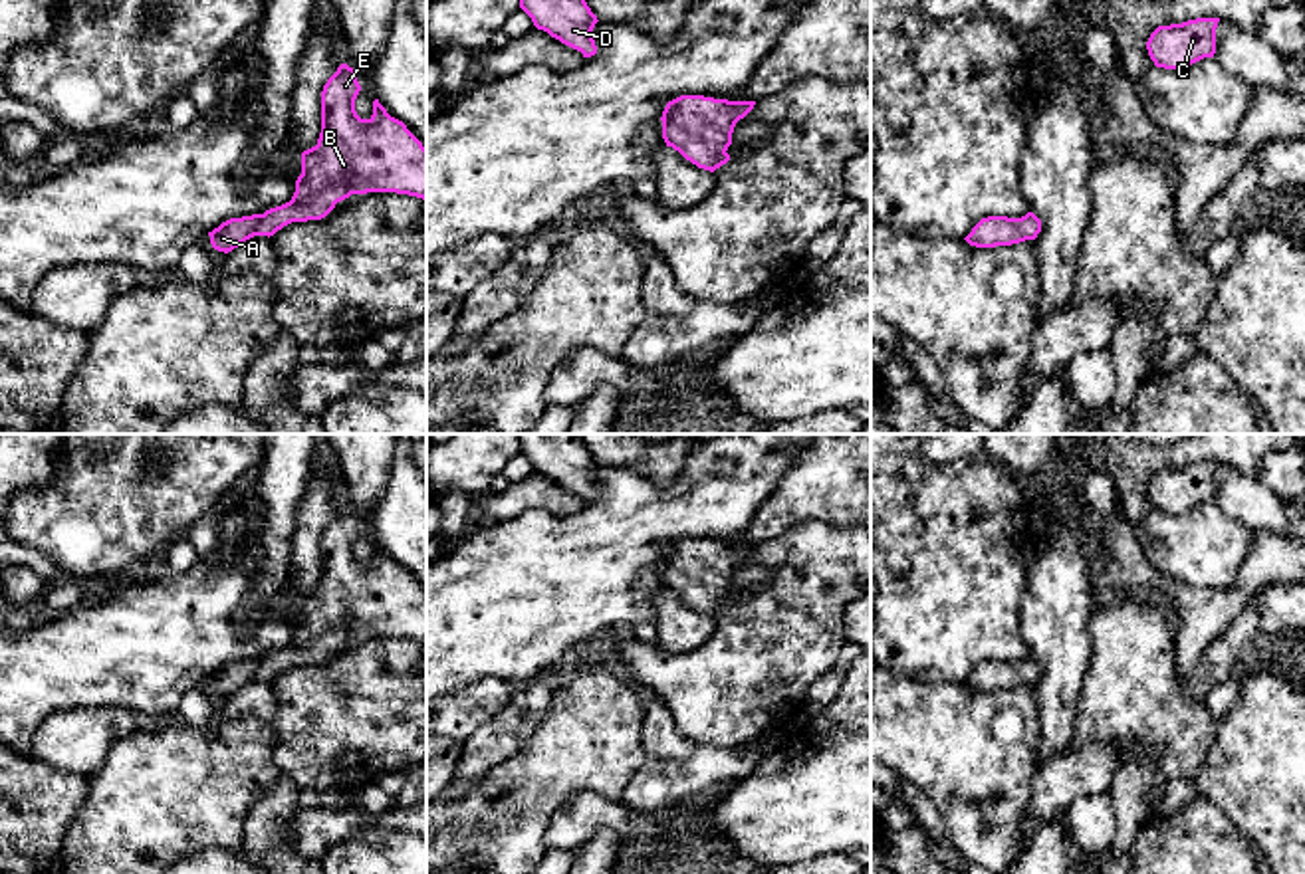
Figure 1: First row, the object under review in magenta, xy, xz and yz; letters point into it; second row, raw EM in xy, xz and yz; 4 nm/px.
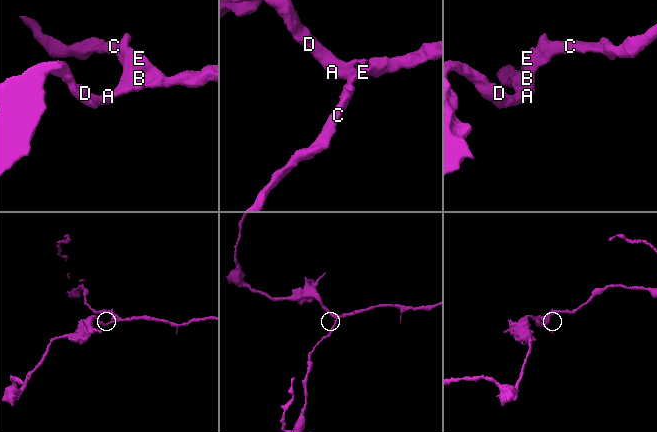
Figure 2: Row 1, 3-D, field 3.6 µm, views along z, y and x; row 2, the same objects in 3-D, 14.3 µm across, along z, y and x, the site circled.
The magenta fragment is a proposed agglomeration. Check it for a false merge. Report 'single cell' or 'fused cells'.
single cell

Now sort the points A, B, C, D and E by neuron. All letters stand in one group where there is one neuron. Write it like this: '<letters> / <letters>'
A B C D E

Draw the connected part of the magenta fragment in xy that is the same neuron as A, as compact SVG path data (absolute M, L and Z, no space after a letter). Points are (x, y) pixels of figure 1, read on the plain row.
M341 507L321 535L321 577L317 589L301 597L301 618L290 646L270 652L264 658L230 662L208 676L210 688L218 696L232 696L254 680L274 680L292 666L325 662L337 646L351 638L397 636L426 644L426 593L407 573L407 569L373 545L373 559L361 563L355 543L361 535L357 515Z

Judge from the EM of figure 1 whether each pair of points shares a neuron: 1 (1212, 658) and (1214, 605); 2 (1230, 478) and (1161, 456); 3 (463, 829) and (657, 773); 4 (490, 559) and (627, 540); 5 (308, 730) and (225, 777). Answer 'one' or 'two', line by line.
1: two
2: two
3: two
4: one
5: two

